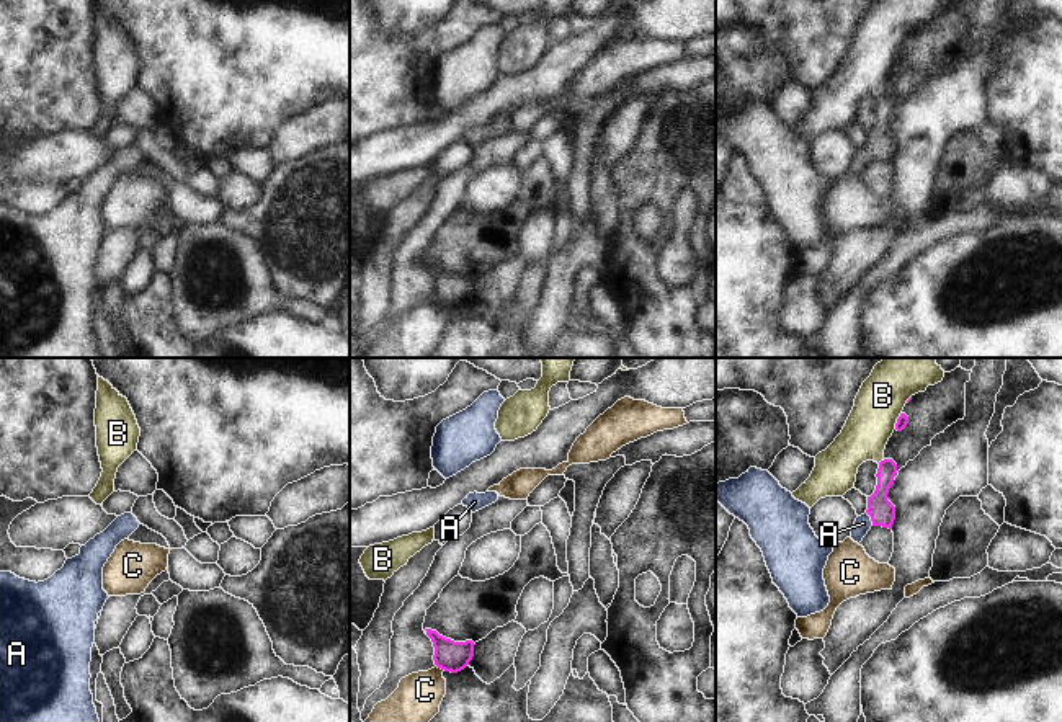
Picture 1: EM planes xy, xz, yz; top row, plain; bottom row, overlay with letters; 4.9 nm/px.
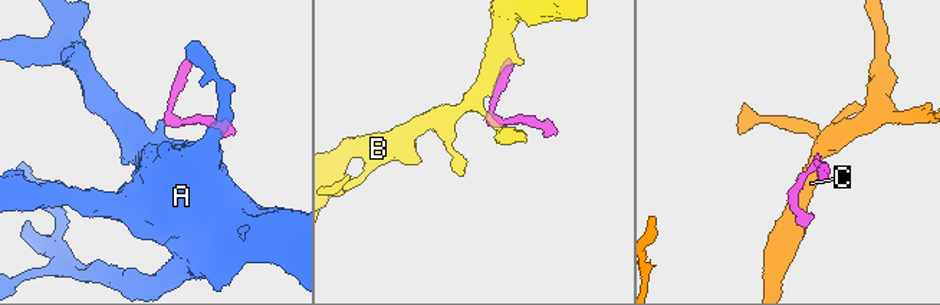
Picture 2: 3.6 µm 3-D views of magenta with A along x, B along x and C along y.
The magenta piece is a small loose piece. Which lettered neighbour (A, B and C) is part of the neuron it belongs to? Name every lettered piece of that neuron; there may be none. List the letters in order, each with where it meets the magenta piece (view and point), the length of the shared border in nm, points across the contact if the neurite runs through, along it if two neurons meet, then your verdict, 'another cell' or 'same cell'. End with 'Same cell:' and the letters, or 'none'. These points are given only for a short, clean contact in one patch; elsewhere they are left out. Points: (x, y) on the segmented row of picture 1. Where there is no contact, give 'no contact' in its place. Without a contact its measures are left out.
A: contact yz (871, 518); length 80 nm; way yz (883, 513), (871, 518), (863, 523); same cell
B: contact yz (897, 420); length 90 nm; border yz (901, 412), (894, 428); another cell
C: contact xz (441, 668); length 50 nm; border xz (437, 665), (445, 670); another cell
Same cell: A

